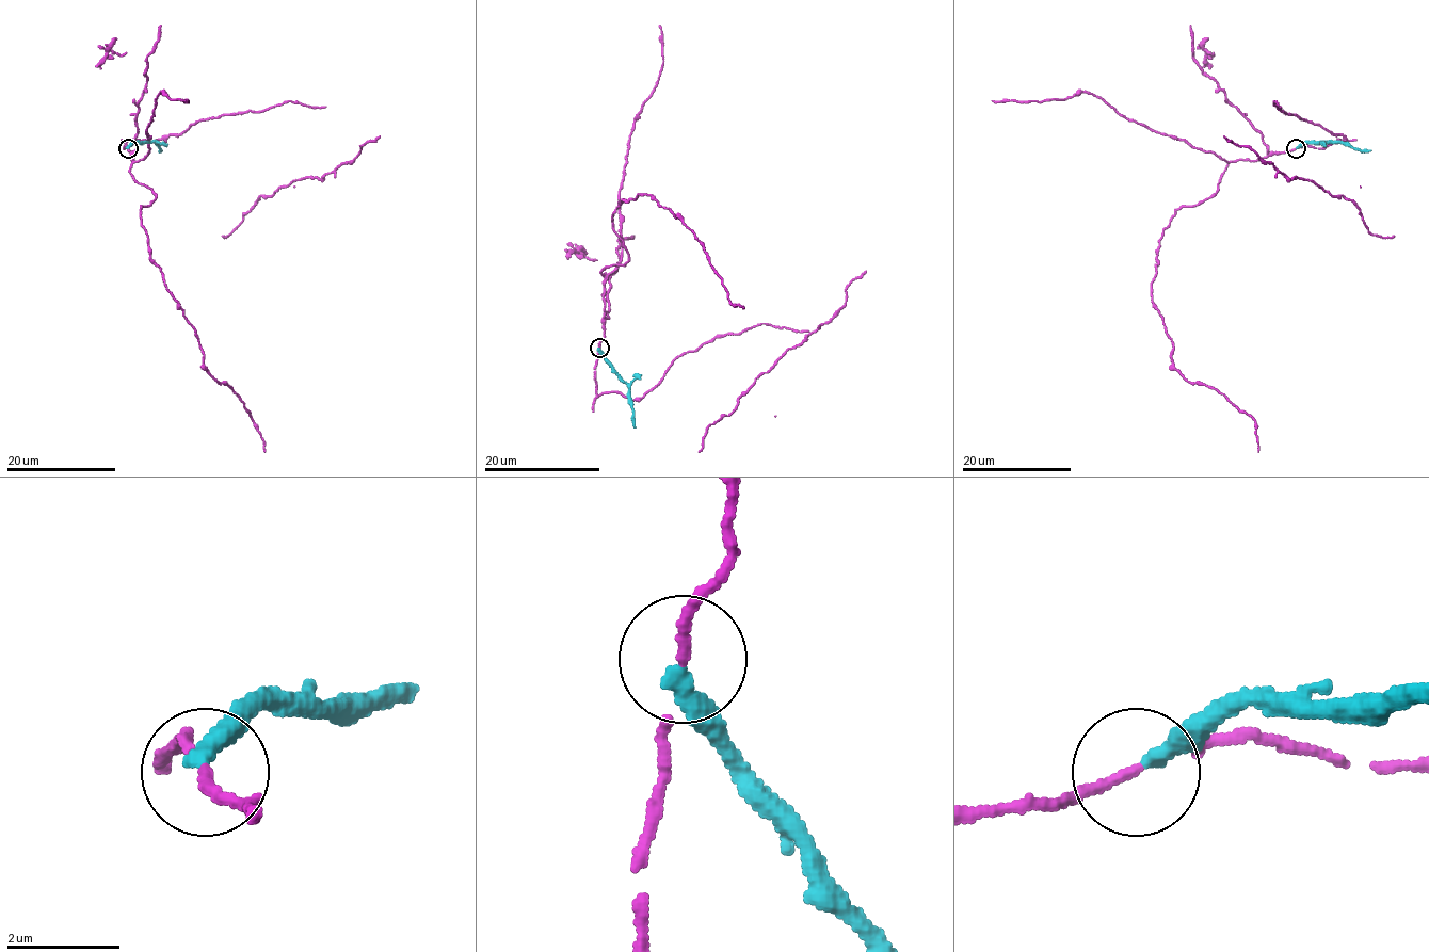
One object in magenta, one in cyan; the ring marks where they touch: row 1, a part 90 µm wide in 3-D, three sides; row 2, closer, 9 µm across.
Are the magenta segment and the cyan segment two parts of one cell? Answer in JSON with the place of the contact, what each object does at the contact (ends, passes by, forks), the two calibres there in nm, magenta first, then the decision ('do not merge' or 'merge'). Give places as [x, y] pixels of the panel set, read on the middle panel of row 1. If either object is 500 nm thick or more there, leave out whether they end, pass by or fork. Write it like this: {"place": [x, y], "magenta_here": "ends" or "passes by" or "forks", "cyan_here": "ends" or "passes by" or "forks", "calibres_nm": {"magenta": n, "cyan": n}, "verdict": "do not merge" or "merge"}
{"place": [599, 348], "magenta_here": "passes by", "cyan_here": "ends", "calibres_nm": {"magenta": 130, "cyan": 360}, "verdict": "do not merge"}

